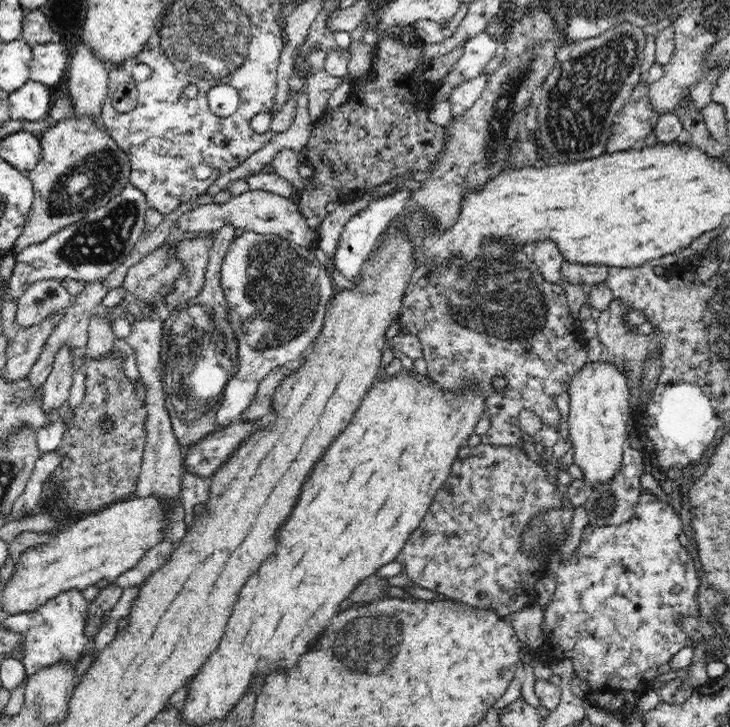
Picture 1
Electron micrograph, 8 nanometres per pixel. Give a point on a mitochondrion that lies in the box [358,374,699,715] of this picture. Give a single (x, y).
(604, 507)

